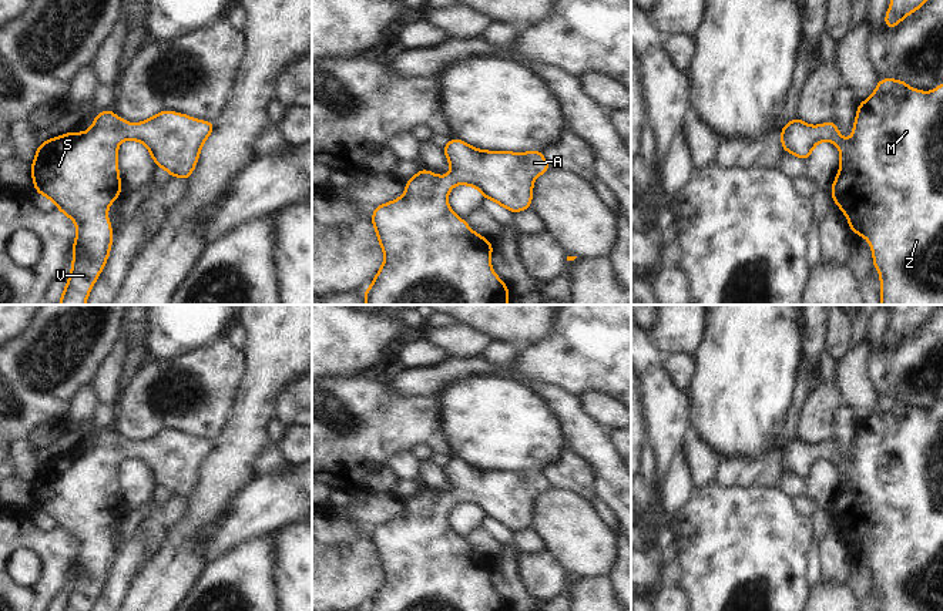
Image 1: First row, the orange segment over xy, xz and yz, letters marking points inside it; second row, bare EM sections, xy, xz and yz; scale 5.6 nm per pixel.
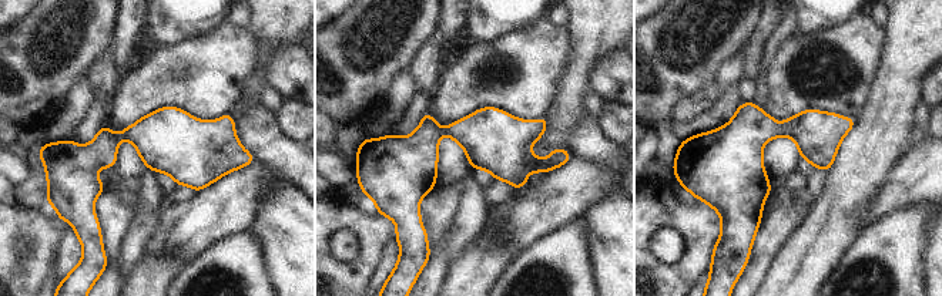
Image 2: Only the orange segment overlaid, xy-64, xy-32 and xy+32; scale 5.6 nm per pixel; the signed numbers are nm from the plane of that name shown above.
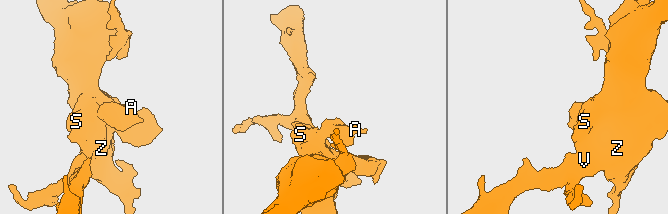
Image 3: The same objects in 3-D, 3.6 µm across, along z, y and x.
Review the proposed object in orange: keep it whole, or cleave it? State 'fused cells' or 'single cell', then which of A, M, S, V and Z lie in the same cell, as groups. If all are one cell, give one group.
single cell | A M S V Z

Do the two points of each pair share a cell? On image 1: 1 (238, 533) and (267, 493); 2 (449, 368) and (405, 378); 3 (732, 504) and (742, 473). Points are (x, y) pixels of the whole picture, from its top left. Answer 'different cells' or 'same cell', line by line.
1: same cell
2: same cell
3: different cells

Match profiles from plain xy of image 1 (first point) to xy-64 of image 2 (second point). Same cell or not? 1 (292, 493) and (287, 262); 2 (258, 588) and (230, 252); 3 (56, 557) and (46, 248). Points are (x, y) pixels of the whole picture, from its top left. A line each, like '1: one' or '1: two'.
1: two
2: one
3: one

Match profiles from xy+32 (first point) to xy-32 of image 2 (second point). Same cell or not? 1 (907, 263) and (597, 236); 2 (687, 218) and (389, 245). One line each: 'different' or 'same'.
1: different
2: different

